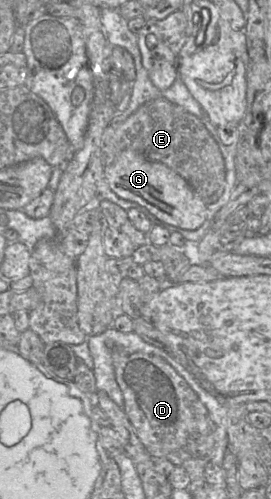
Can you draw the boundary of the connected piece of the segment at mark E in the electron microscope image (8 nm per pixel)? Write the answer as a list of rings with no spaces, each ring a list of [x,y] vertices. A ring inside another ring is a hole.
[[[165,98],[147,101],[125,121],[110,123],[102,135],[100,148],[104,169],[121,151],[130,149],[172,168],[189,183],[206,205],[216,202],[223,194],[226,168],[217,142],[199,118]]]

